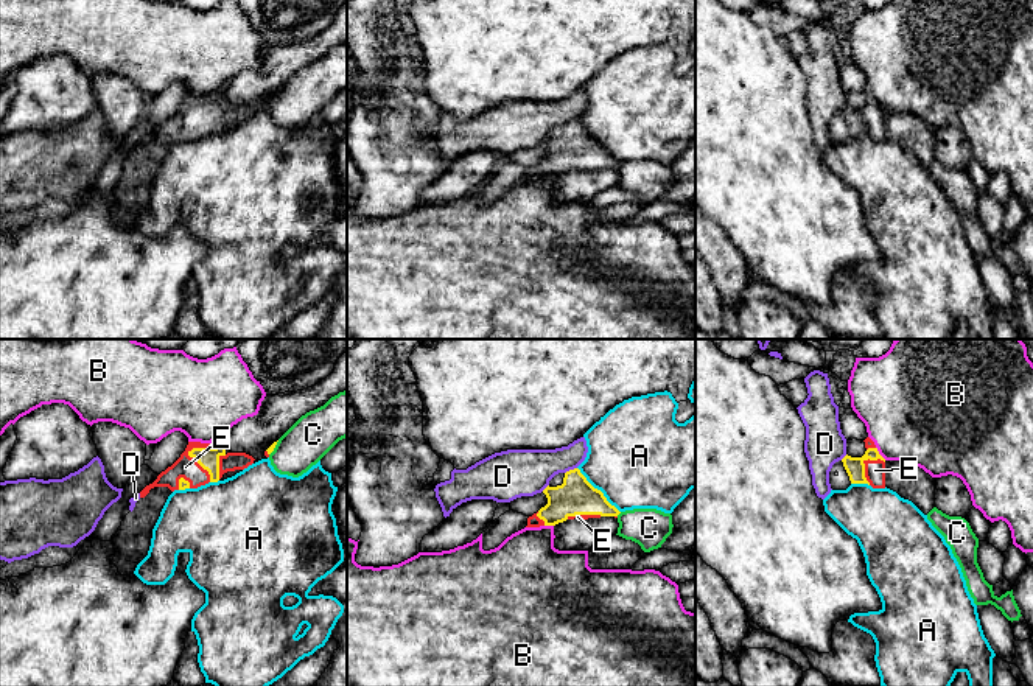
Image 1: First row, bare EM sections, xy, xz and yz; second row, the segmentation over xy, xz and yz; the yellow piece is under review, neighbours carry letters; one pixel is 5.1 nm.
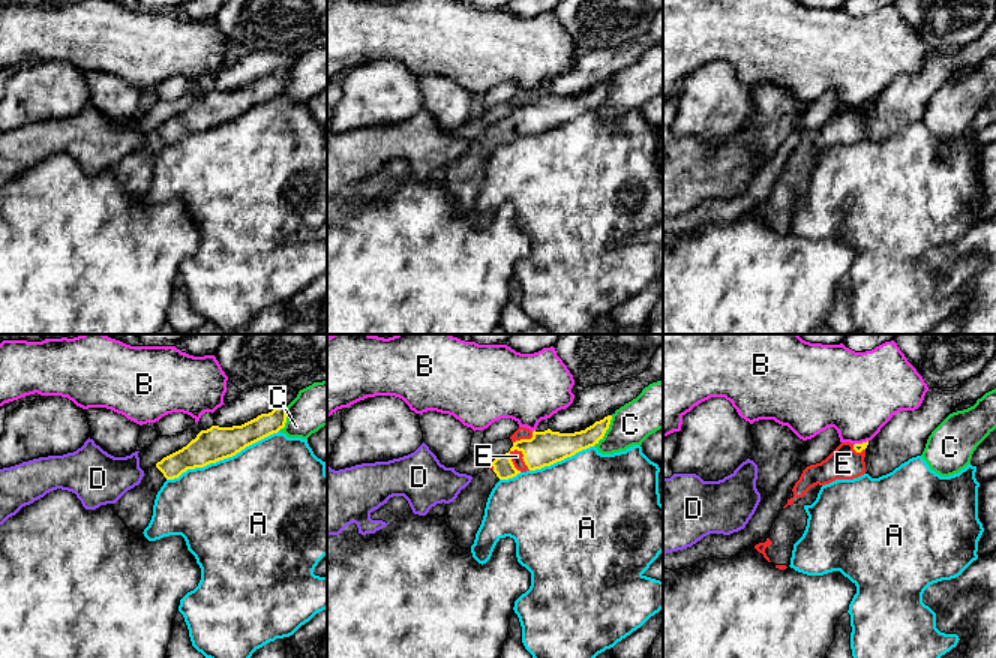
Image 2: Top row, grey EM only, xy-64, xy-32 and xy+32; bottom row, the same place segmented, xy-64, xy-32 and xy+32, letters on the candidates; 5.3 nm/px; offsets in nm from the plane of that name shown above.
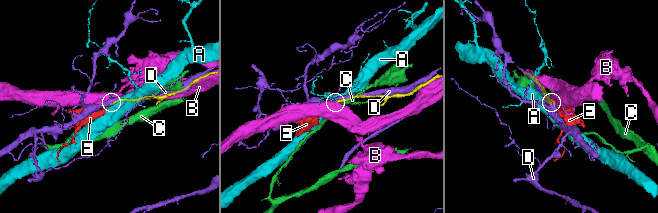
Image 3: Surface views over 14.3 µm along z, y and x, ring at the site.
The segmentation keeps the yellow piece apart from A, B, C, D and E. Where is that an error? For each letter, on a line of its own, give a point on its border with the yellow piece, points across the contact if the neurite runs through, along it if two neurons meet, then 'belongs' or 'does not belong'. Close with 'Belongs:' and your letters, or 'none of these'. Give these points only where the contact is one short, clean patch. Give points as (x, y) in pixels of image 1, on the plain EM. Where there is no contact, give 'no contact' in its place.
A: meets yellow in xz at (596, 140); does not belong
B: meets yellow in yz at (878, 104); does not belong
C: meets yellow in xz at (618, 165); does not belong
D: meets yellow in xz at (570, 122); does not belong
E: meets yellow in xy at (190, 103); belongs
Belongs: E

